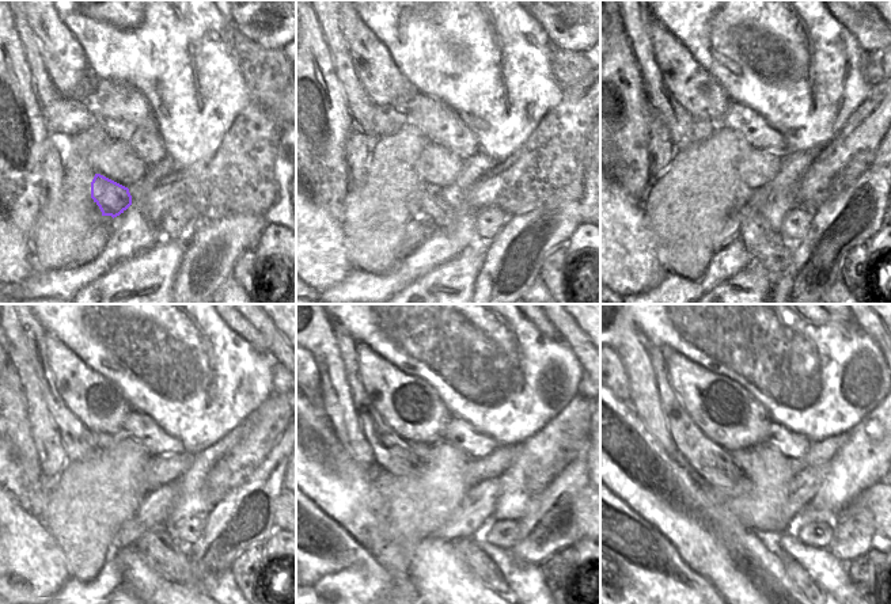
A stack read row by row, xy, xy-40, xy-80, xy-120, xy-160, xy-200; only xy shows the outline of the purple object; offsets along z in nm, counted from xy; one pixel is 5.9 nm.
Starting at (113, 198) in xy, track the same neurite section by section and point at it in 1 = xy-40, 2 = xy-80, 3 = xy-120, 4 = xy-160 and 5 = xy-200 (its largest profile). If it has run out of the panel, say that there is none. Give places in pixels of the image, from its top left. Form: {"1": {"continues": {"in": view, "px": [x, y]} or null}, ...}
{"1": {"continues": {"in": "xy-40", "px": [429, 205]}}, "2": {"continues": {"in": "xy-80", "px": [768, 247]}}, "3": {"continues": {"in": "xy-120", "px": [163, 554]}}, "4": {"continues": {"in": "xy-160", "px": [467, 551]}}, "5": {"continues": {"in": "xy-200", "px": [795, 572]}}}

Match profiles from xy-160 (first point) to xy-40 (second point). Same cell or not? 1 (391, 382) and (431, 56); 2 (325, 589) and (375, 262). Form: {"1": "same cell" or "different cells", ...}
{"1": "different cells", "2": "different cells"}

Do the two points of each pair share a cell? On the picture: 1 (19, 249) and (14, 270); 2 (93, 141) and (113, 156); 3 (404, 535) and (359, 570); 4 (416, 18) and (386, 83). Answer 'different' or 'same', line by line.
1: same
2: different
3: different
4: different

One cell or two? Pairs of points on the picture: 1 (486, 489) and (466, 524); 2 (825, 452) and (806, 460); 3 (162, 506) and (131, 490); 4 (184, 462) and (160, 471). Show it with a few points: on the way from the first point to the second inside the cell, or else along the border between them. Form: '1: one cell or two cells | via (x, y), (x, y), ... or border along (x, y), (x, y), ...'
1: one cell | via (481, 497), (471, 516)
2: one cell | via (821, 452), (810, 459)
3: two cells | border along (150, 492), (139, 509), (125, 523)
4: one cell | via (178, 464), (166, 470)

